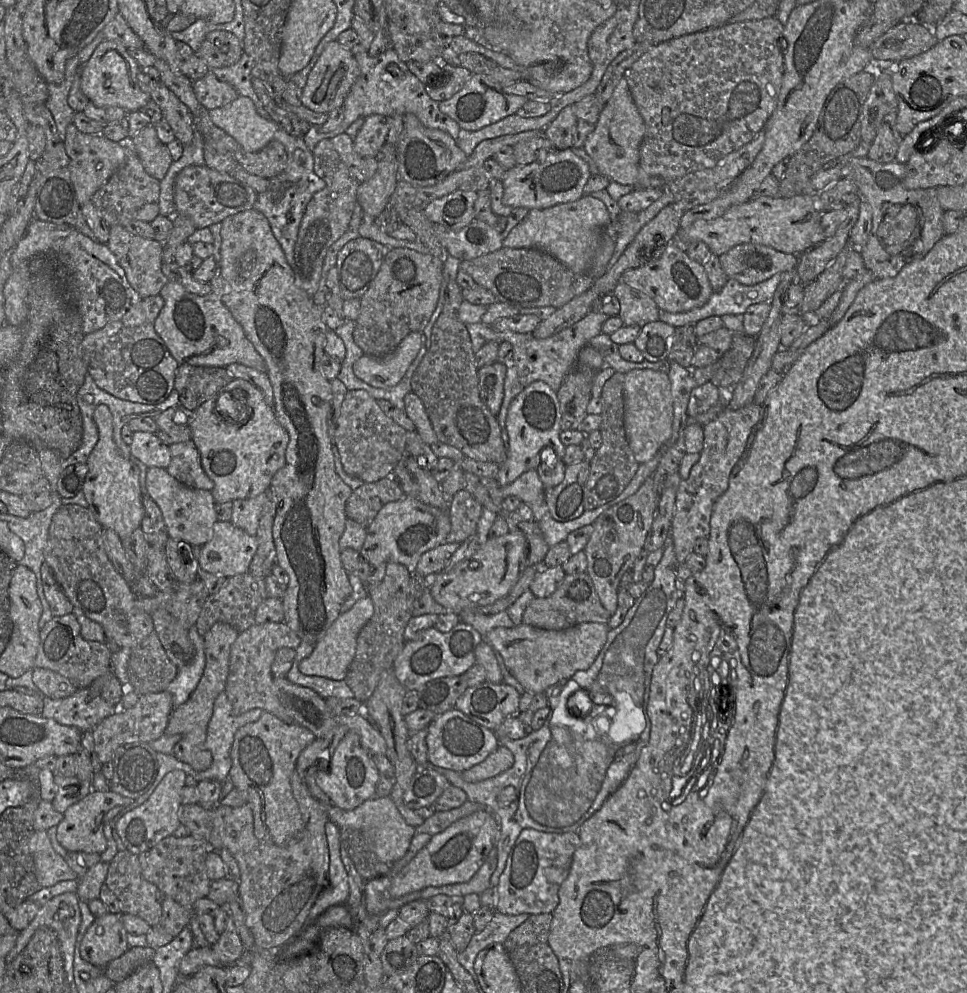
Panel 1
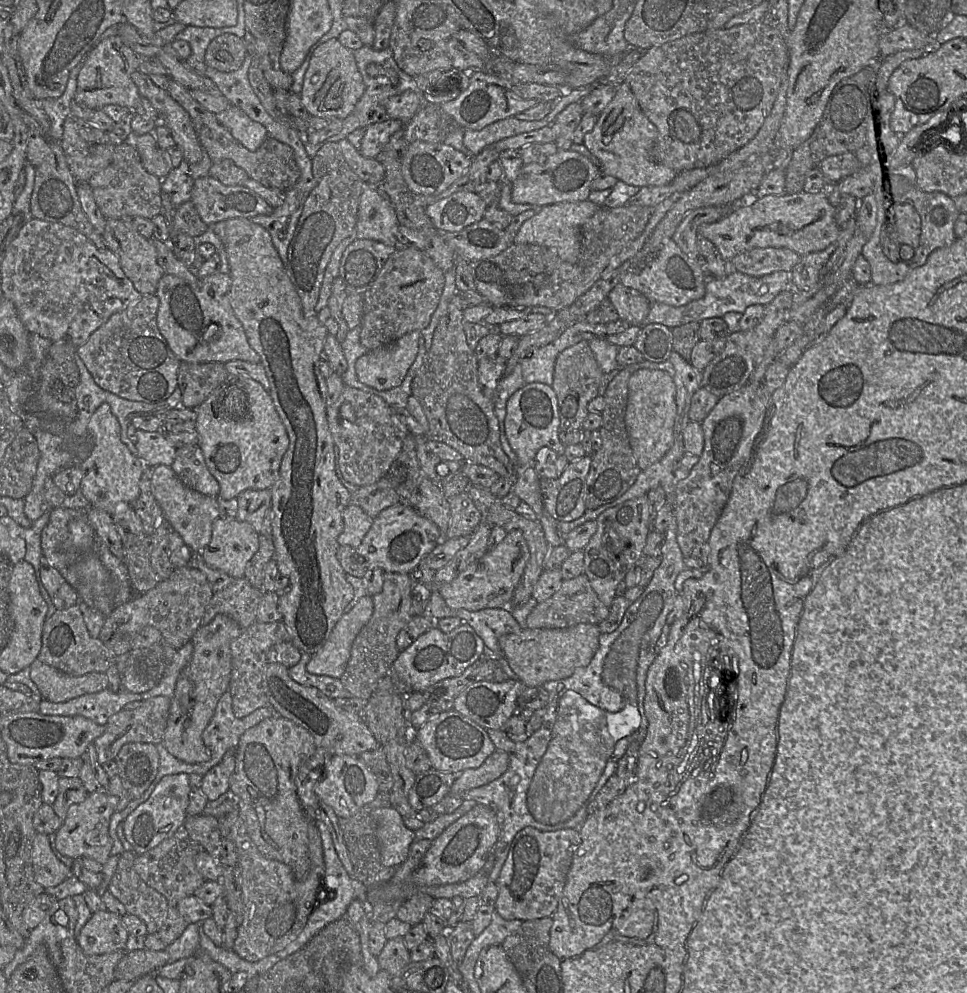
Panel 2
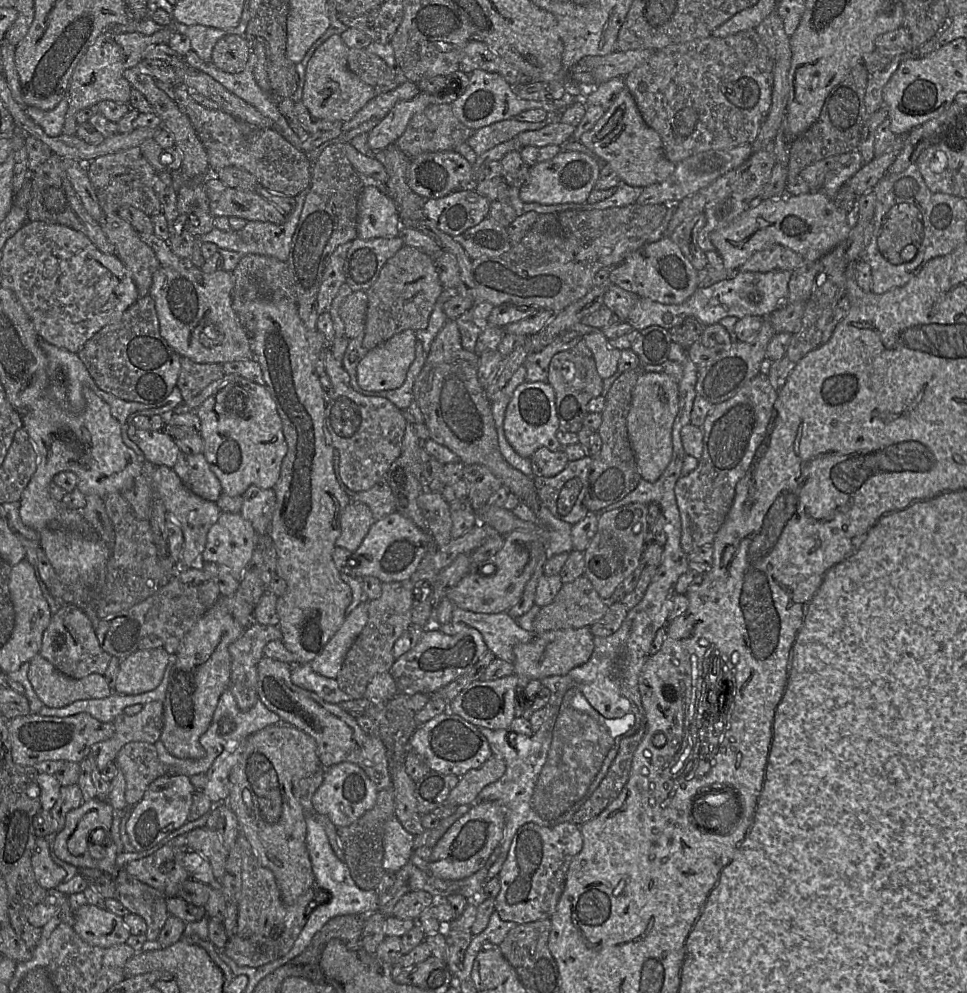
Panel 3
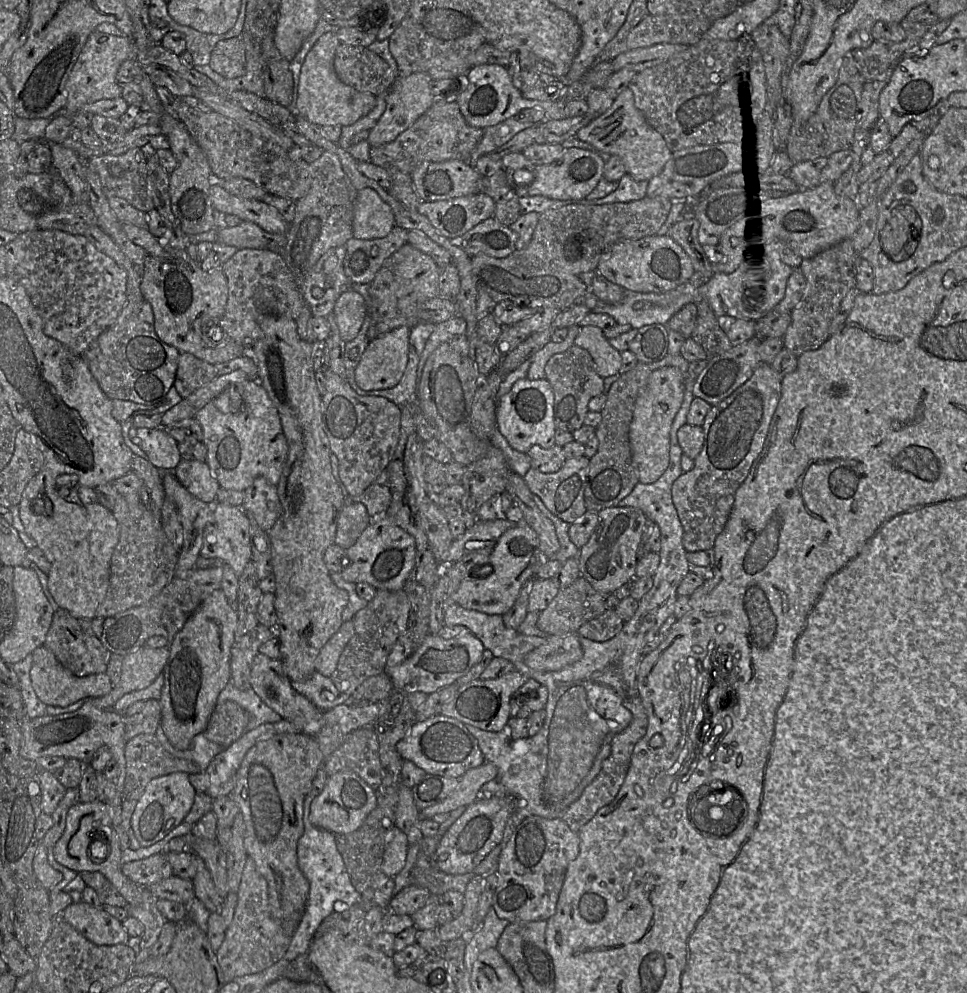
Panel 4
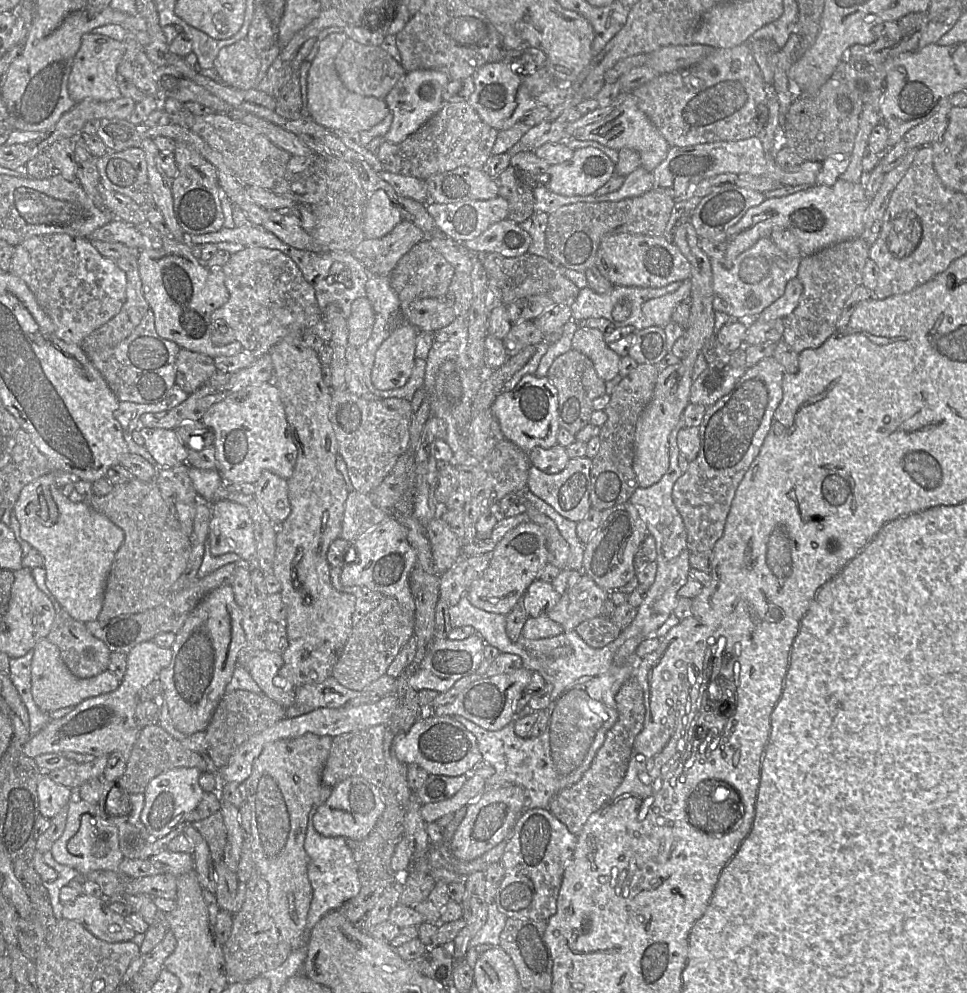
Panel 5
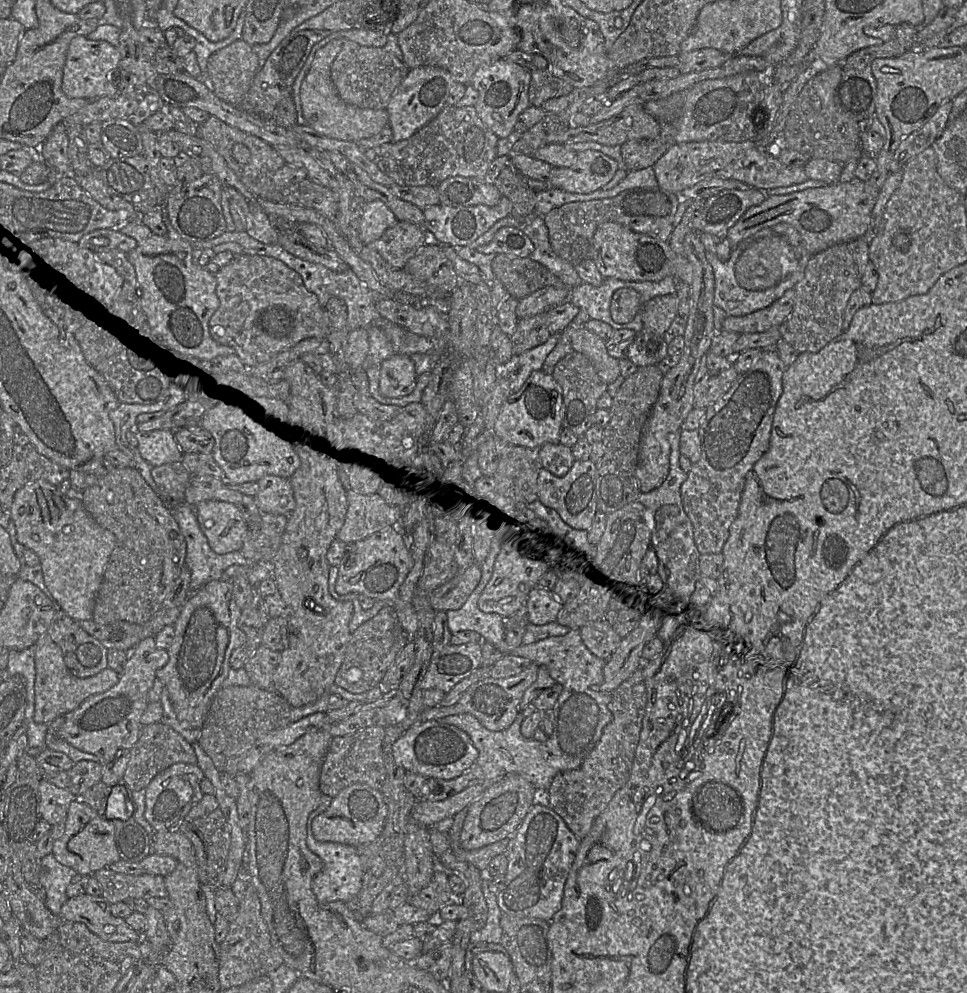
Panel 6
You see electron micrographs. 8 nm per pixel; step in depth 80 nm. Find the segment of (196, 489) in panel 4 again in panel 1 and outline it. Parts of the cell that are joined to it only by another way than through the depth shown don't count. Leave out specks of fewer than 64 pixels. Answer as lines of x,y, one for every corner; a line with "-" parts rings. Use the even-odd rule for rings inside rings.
192,439
172,444
169,449
171,463
166,470
171,476
190,488
213,490
214,483
202,468
200,453

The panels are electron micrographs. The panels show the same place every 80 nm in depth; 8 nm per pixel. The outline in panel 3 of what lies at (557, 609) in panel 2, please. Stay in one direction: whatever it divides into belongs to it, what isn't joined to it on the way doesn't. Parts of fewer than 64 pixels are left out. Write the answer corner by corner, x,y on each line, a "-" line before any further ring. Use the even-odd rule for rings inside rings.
582,575
572,582
563,583
552,602
540,608
533,620
533,632
541,634
551,630
590,627
605,615
607,609
608,603
600,598
590,580

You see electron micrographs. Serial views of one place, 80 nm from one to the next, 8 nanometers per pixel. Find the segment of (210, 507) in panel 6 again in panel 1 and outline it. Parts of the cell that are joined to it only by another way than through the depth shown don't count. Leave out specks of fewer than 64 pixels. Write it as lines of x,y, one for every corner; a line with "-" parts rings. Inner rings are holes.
217,521
211,539
202,547
199,565
209,573
231,578
248,572
257,548
256,536
247,534
231,521

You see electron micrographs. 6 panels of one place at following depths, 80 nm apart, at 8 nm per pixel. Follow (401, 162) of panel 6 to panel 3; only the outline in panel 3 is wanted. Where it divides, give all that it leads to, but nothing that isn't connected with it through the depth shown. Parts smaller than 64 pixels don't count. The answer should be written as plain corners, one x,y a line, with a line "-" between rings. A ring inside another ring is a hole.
431,104
411,119
403,135
394,144
412,159
425,152
455,151
474,133
475,130
458,120
450,104

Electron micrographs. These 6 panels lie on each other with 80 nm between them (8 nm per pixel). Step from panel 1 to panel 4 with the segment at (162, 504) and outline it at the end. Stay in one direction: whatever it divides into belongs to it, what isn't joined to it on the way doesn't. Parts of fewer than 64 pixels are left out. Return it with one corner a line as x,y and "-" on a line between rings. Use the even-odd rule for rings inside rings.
163,472
165,497
174,502
183,527
184,541
178,555
175,577
185,578
194,569
203,546
204,532
214,524
213,504
207,504
190,494
174,472

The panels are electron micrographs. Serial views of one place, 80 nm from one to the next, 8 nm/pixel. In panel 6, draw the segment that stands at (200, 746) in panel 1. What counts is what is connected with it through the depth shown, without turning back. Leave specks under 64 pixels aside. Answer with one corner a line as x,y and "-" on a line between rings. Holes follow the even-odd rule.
212,580
193,592
181,608
174,624
174,638
167,649
169,660
156,672
167,689
178,721
183,728
201,729
216,693
223,687
234,649
244,645
246,634
238,627
241,609
237,606
233,585

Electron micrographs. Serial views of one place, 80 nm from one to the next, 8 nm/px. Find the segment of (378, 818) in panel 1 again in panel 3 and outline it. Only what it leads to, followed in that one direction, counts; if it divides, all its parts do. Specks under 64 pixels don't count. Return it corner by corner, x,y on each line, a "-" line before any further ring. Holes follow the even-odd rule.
392,816
384,826
384,854
382,866
385,871
397,872
406,865
413,853
414,835
404,829
398,818

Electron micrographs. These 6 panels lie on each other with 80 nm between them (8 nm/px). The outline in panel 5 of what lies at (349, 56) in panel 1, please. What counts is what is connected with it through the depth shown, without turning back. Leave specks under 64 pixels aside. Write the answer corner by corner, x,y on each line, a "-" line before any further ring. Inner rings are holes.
332,33
321,41
318,52
307,72
305,99
302,100
301,97
300,113
308,115
330,132
360,133
379,124
390,112
384,100
350,93
342,85
335,69
335,58
347,39
344,33

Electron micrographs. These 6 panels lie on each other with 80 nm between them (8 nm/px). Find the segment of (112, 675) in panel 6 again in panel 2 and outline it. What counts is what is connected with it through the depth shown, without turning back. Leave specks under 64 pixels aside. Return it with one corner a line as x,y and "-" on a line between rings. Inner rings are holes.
36,659
30,665
30,678
45,700
54,703
97,693
108,688
106,673
91,672
82,676
68,675

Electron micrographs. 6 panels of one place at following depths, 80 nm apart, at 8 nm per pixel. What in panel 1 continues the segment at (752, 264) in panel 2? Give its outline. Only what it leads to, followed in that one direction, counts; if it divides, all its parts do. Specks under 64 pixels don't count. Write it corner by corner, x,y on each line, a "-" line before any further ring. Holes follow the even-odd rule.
743,243
719,255
719,260
728,278
744,285
755,285
775,274
794,270
799,255
762,244

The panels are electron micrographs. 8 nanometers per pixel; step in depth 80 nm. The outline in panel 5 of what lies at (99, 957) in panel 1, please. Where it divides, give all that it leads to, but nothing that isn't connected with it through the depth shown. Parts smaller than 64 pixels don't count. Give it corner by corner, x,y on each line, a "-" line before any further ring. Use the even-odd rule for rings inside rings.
81,894
73,901
63,904
61,918
81,923
96,938
108,943
132,941
136,935
134,930
126,925
123,916
110,910
109,903
103,897

